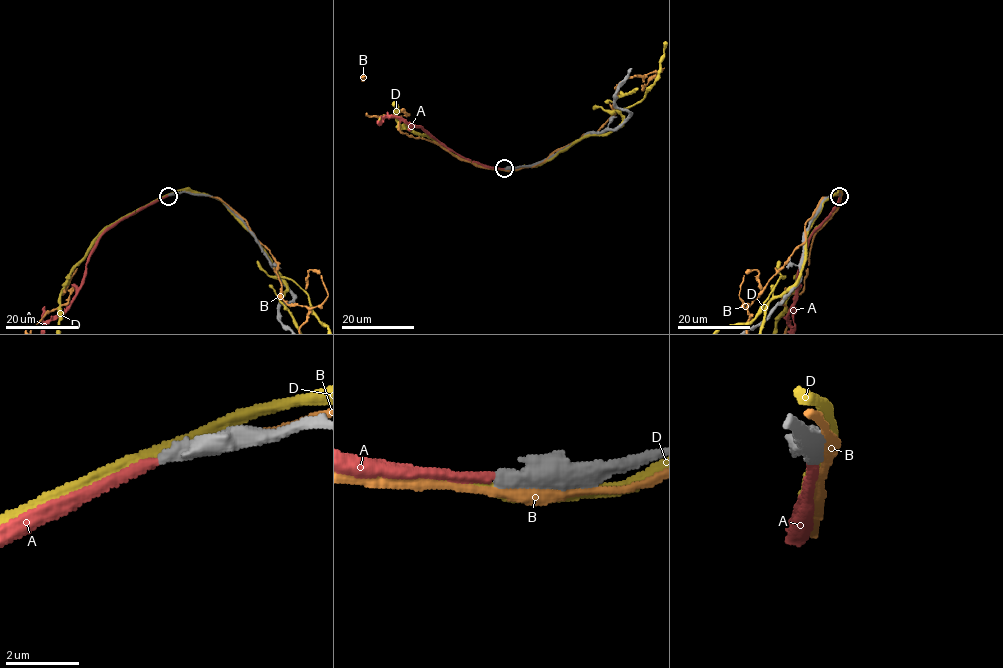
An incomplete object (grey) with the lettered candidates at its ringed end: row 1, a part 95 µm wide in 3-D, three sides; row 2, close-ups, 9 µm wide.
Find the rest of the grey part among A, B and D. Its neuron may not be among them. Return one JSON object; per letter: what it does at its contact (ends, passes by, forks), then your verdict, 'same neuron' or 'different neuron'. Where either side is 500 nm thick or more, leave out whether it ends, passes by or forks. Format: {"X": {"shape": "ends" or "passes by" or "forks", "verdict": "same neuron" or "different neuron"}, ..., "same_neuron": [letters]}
{"A": {"shape": "ends", "verdict": "same neuron"}, "B": {"verdict": "different neuron"}, "D": {"verdict": "different neuron"}, "same_neuron": ["A"]}

